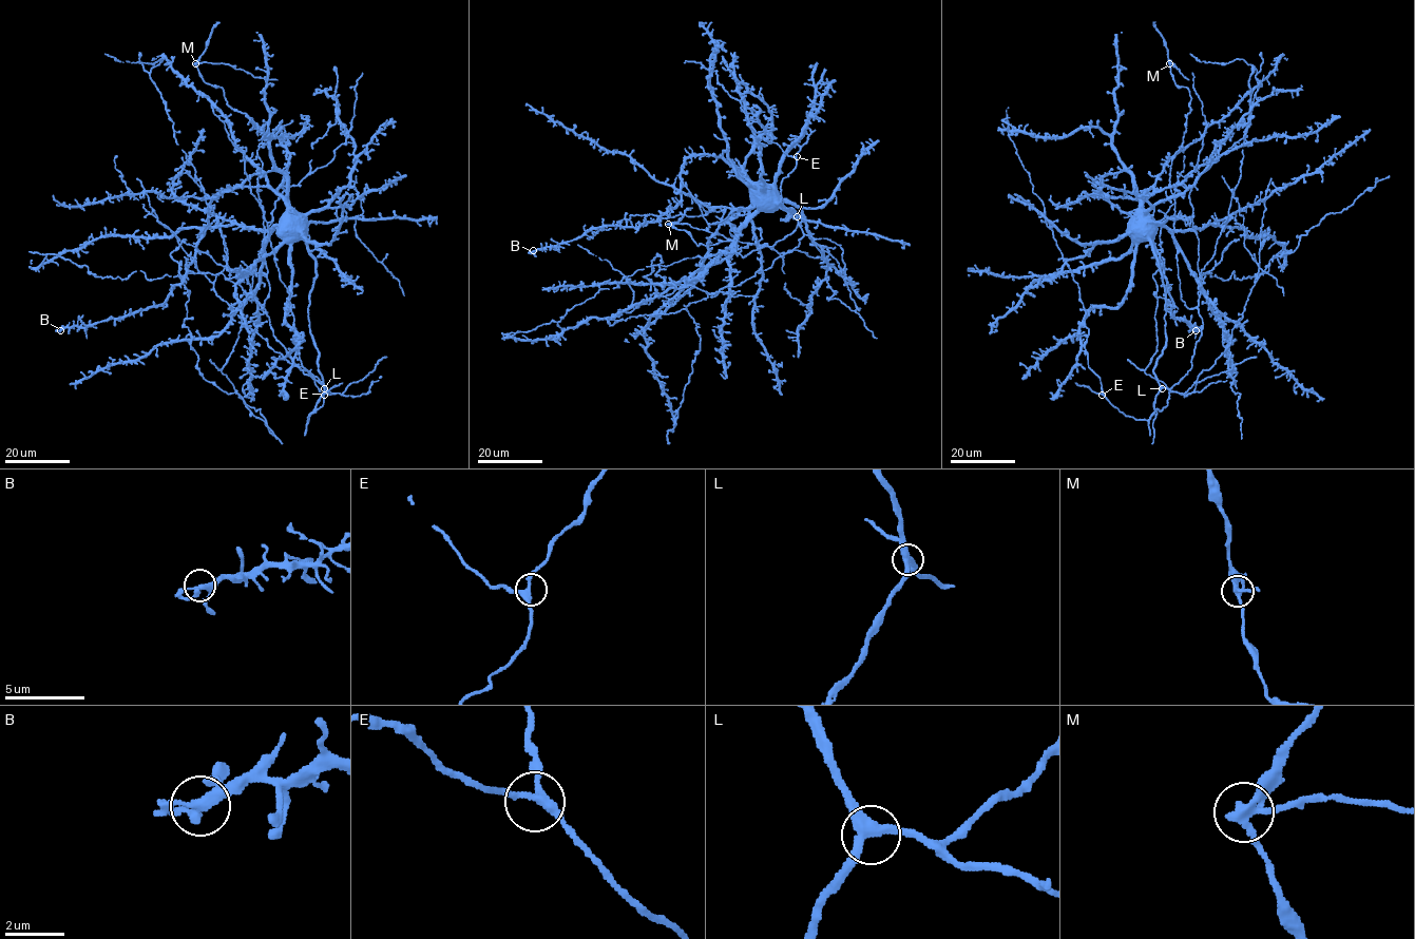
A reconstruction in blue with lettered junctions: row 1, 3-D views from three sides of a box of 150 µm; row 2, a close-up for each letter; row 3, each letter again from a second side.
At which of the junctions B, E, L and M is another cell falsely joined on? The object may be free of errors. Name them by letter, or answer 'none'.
M

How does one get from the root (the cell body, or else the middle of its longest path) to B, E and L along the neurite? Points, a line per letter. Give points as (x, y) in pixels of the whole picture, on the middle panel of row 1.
B: (766, 192), (720, 157), (692, 154), (681, 174), (681, 200), (658, 219), (601, 226), (533, 250)
E: (766, 192), (761, 191), (764, 183), (759, 138), (768, 135), (788, 155), (797, 156)
L: (766, 192), (778, 193), (778, 203), (788, 213), (781, 219), (791, 215), (791, 208), (797, 216)

